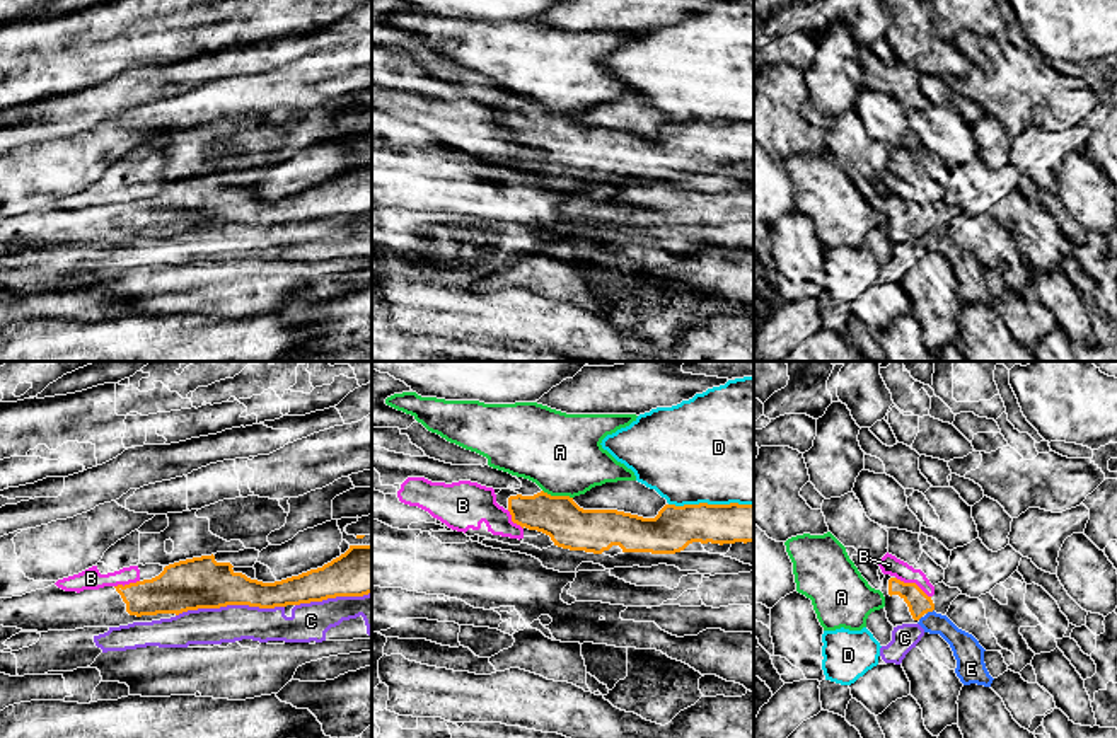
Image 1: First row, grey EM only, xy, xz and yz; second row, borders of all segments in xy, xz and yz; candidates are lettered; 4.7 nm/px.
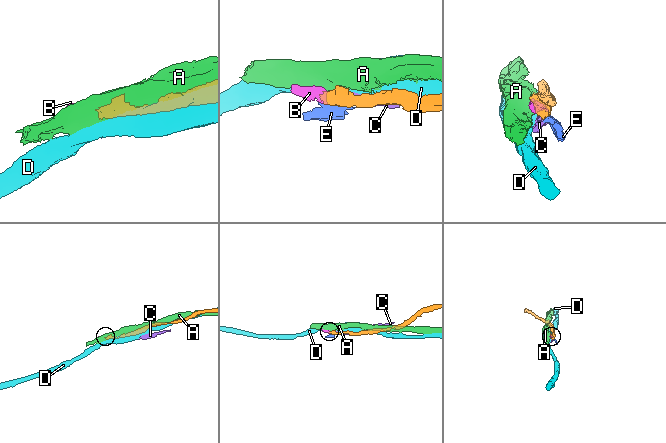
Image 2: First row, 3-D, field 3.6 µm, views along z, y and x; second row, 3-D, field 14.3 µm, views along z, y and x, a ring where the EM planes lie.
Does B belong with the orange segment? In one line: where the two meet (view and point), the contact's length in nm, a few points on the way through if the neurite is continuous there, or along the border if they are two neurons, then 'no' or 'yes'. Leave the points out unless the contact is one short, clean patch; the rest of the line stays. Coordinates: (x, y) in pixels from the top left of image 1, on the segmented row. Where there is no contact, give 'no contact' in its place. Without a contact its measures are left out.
yz (913, 583) | 190 nm | along yz (896, 576), (904, 582), (914, 582), (930, 597) | no

